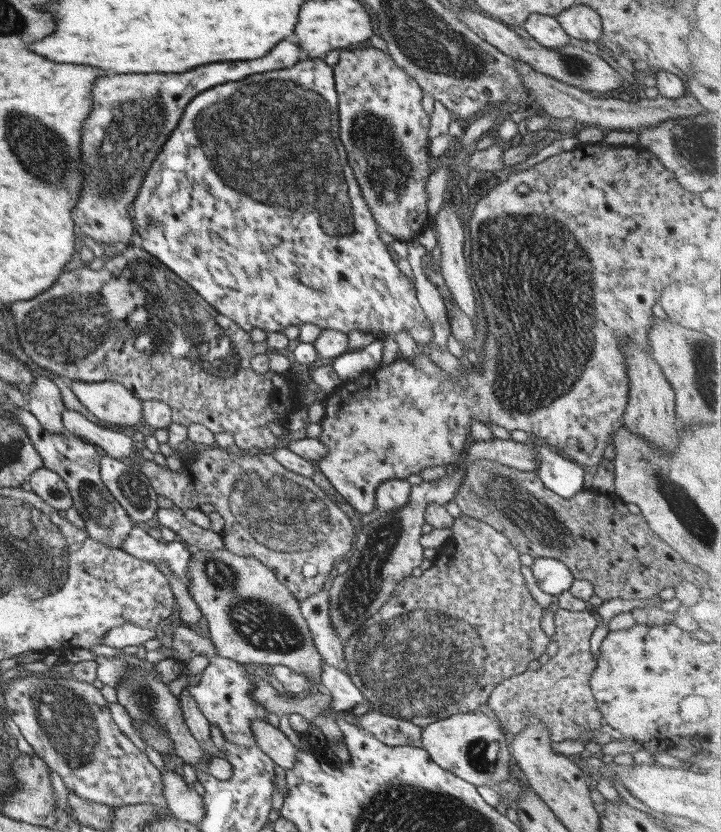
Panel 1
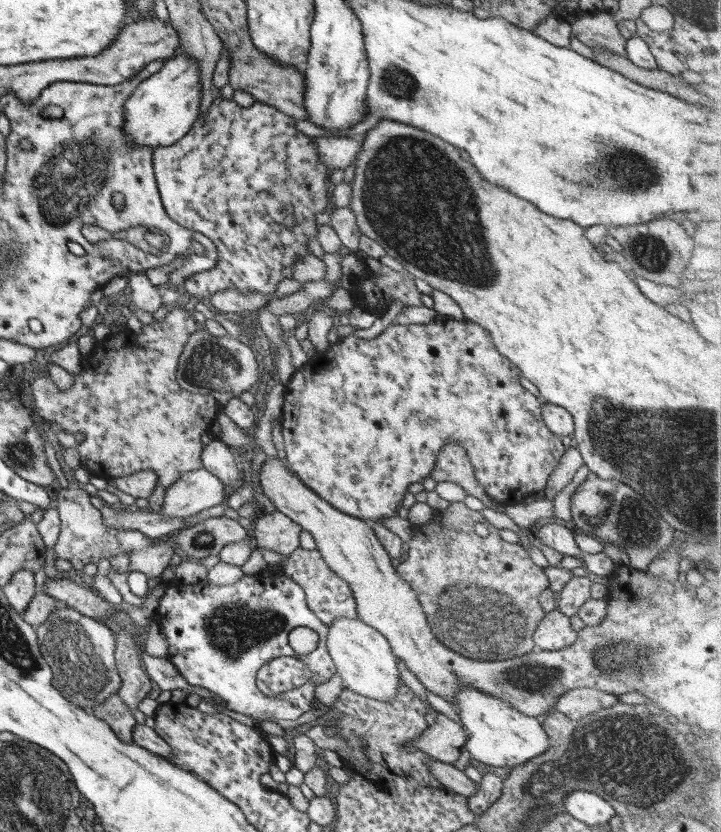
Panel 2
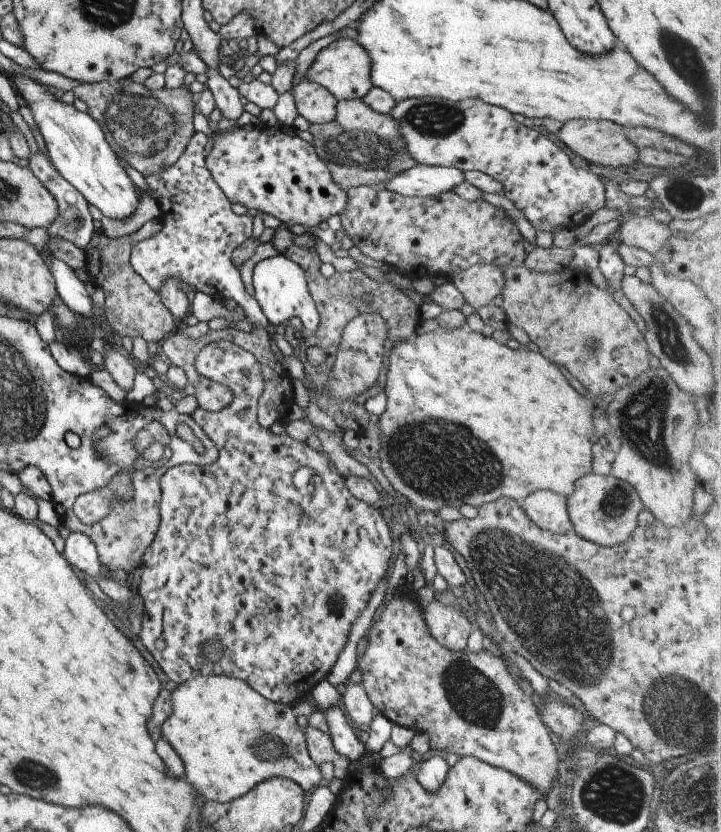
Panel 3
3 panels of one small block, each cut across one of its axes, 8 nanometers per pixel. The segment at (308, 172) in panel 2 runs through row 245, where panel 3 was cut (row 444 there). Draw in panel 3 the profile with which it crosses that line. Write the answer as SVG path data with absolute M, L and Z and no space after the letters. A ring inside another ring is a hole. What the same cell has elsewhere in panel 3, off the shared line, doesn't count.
M217 340L208 343L194 359L194 370L201 377L225 386L232 393L232 402L221 411L209 413L202 409L196 410L189 415L199 425L205 437L215 446L217 459L211 465L199 466L191 463L169 468L159 482L160 500L158 507L159 523L153 541L142 556L141 566L136 574L137 584L134 586L136 592L143 600L145 616L139 632L139 642L163 671L163 674L179 685L189 676L198 675L226 675L236 677L246 683L254 692L262 698L278 703L279 705L292 706L298 699L307 697L311 690L322 682L333 667L339 652L345 645L350 625L367 605L368 599L378 582L385 576L387 563L392 554L391 532L387 527L381 514L371 506L356 500L349 494L344 484L344 479L339 475L335 466L322 451L315 451L305 441L295 441L289 438L282 430L265 429L259 426L256 420L256 409L258 399L263 391L263 380L260 365L257 360L238 345L225 340ZM307 468L311 470L311 480L307 480L305 488L299 488L300 492L293 488L291 476L297 470ZM157 610L161 610L161 634L159 638L165 643L163 650L153 648L153 638L157 634ZM208 643L218 643L222 649L220 657L216 661L208 659L202 647Z

